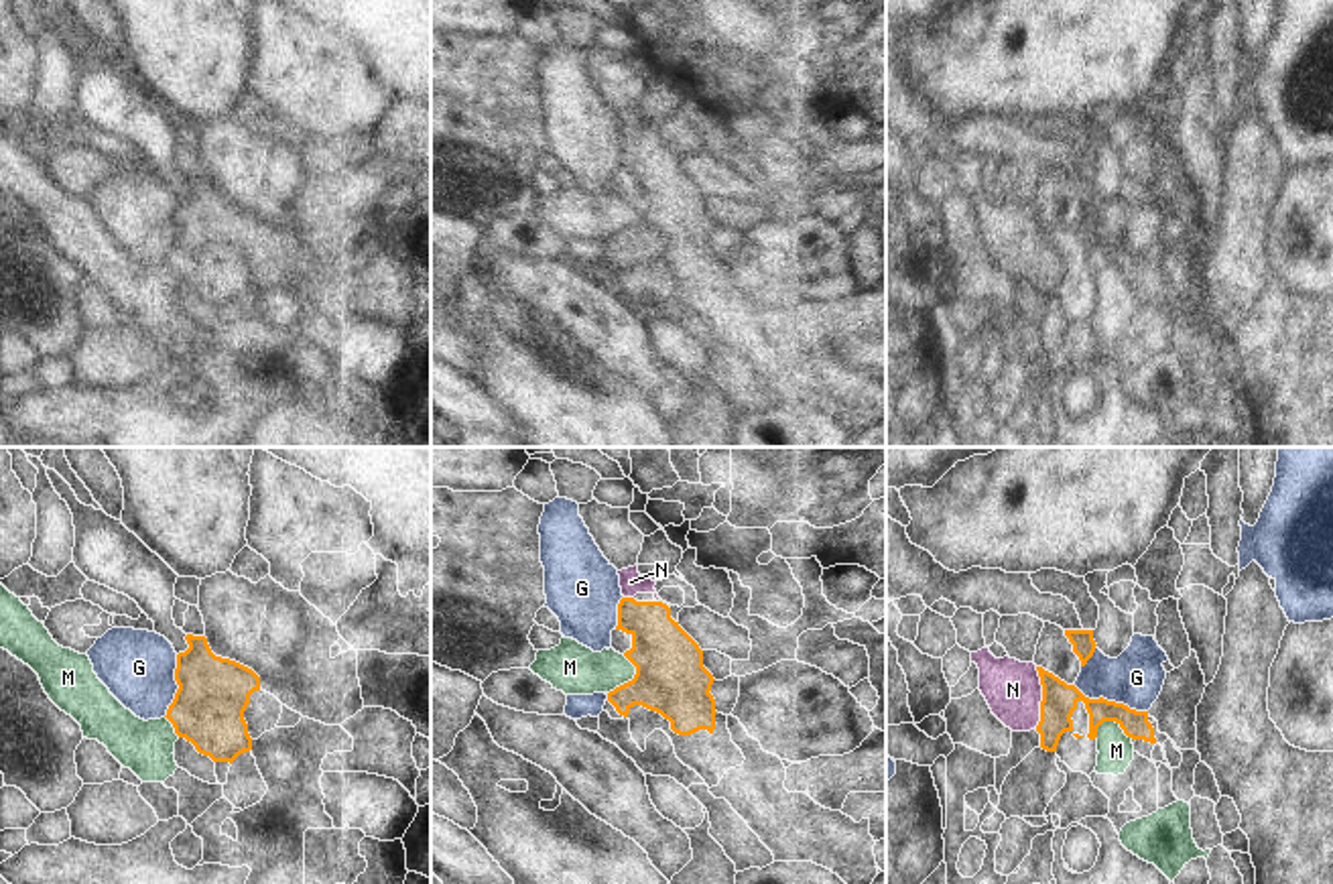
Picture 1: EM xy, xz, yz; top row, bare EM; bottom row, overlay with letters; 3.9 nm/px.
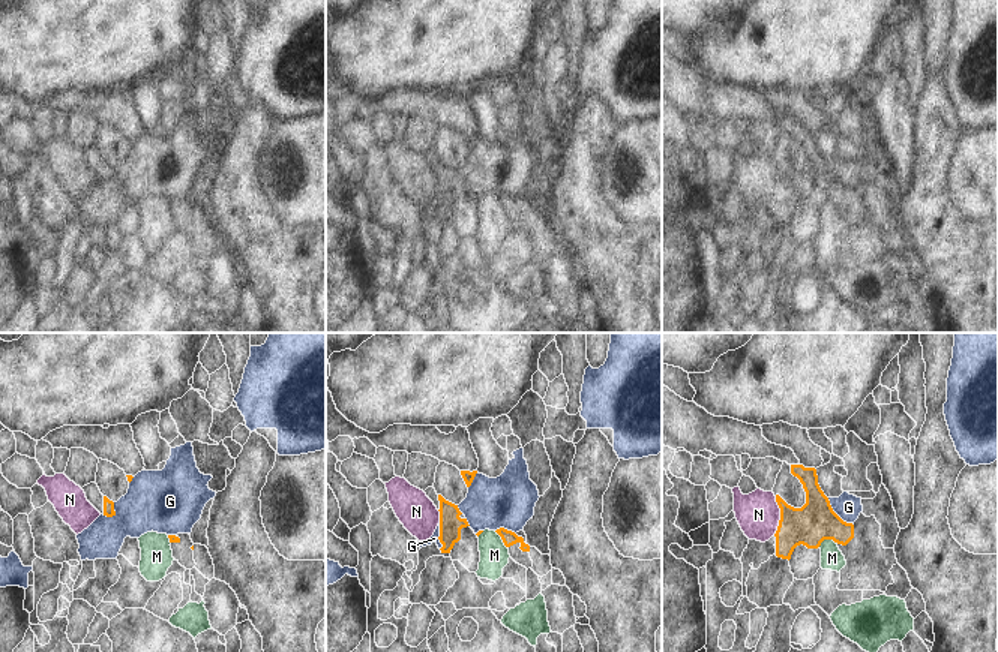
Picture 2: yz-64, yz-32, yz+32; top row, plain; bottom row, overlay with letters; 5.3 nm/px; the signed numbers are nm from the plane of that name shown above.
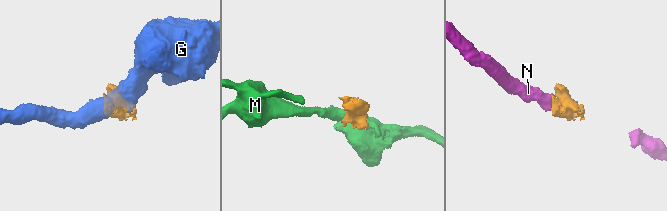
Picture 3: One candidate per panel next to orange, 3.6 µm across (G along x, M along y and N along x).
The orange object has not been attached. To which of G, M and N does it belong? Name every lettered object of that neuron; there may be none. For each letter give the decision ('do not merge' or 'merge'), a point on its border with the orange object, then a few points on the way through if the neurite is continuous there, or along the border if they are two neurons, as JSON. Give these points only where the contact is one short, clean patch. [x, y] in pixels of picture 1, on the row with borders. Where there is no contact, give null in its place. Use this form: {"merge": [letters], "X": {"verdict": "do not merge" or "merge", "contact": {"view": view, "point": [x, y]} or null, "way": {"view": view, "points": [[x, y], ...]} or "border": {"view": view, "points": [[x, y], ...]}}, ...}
{"merge": ["N"], "G": {"verdict": "do not merge", "contact": {"view": "yz", "point": [1110, 702]}}, "M": {"verdict": "do not merge", "contact": {"view": "yz", "point": [1110, 720]}, "border": {"view": "yz", "points": [[1094, 738], [1104, 722], [1114, 722], [1132, 738]]}}, "N": {"verdict": "merge", "contact": {"view": "yz", "point": [1043, 698]}, "way": {"view": "yz", "points": [[1059, 700], [1043, 698], [1025, 698], [1012, 689]]}}}

